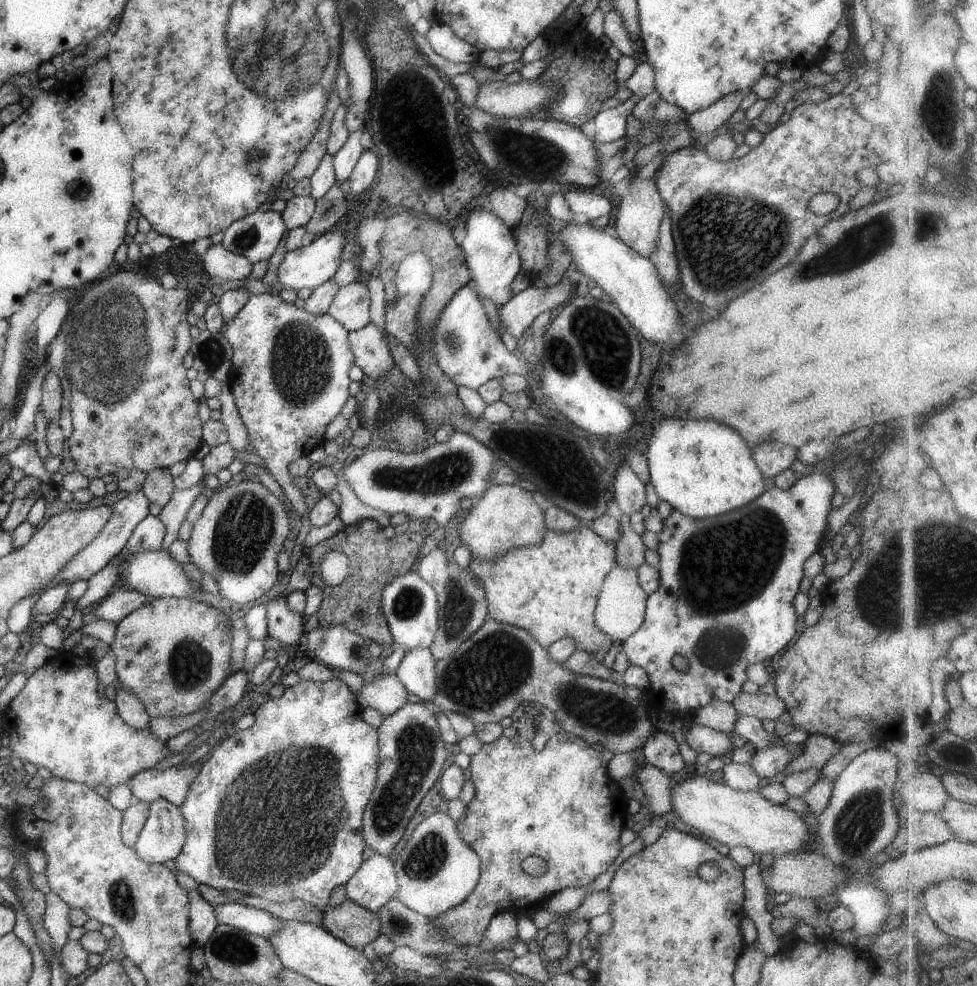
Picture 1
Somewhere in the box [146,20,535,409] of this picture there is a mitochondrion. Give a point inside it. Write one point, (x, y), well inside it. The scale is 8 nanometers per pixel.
(242, 58)

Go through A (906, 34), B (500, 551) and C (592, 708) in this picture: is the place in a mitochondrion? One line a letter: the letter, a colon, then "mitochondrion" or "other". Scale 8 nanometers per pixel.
A: other
B: other
C: mitochondrion

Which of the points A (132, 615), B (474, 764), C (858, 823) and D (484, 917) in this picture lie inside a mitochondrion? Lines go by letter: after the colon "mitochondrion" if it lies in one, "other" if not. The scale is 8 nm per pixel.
A: other
B: other
C: mitochondrion
D: other

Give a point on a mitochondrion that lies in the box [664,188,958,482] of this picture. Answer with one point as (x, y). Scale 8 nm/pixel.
(738, 238)

